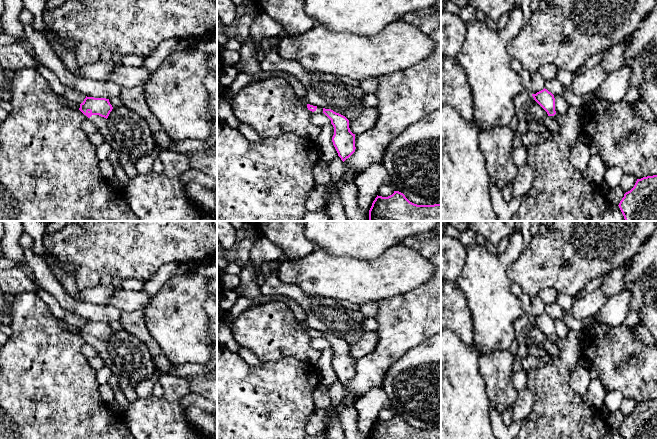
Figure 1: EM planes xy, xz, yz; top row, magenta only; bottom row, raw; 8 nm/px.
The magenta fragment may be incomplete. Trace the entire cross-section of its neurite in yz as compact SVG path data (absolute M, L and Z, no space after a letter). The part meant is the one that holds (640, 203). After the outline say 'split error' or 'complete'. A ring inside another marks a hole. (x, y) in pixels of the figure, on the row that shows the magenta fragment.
M657 175L637 179L618 206L625 221L657 221Z; complete

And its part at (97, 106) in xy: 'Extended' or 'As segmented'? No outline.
As segmented

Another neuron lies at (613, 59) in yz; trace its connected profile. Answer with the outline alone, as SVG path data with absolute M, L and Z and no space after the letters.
M627 42L619 43L606 51L602 60L600 61L605 72L612 73L623 66L624 51L626 46Z

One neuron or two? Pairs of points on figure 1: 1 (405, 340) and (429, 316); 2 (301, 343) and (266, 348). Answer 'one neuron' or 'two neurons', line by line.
1: one neuron
2: one neuron

